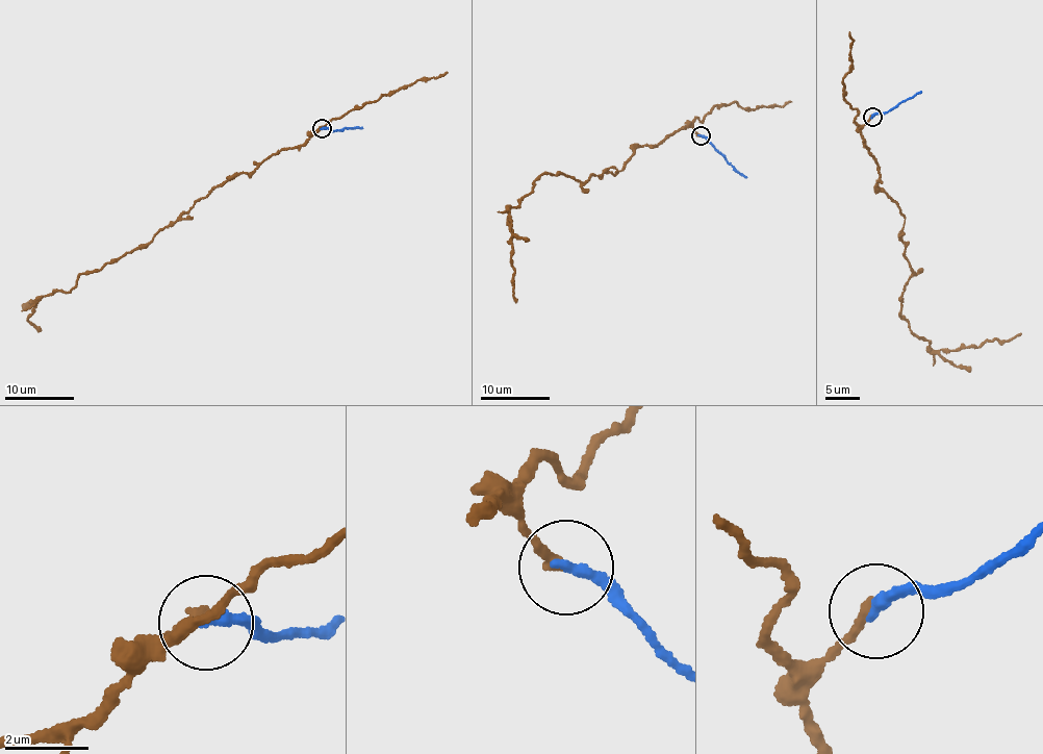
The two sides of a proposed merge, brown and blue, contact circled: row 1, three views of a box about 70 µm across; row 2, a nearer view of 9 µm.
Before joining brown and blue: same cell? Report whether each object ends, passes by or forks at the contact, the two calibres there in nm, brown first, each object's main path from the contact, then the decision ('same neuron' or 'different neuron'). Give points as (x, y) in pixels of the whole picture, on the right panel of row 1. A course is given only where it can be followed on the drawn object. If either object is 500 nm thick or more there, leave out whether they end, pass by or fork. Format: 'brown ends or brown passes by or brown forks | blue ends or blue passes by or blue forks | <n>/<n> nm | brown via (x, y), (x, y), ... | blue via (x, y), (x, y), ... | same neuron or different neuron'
brown ends | blue ends | 260/280 nm | brown via (872, 118), (860, 132), (876, 183), (905, 217), (912, 271), (900, 316), (932, 350), (1020, 332) | blue via (872, 118), (921, 91) | different neuron

